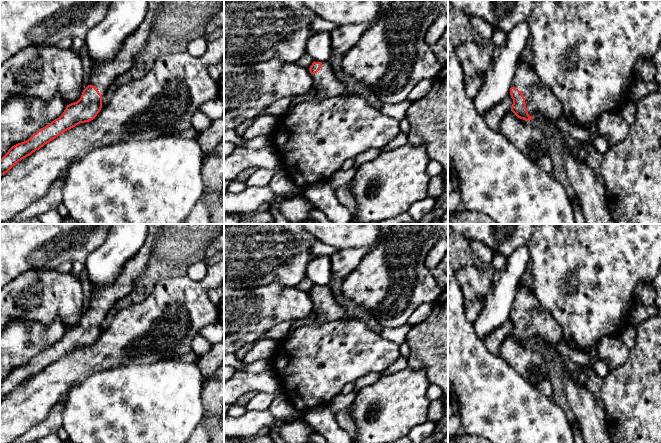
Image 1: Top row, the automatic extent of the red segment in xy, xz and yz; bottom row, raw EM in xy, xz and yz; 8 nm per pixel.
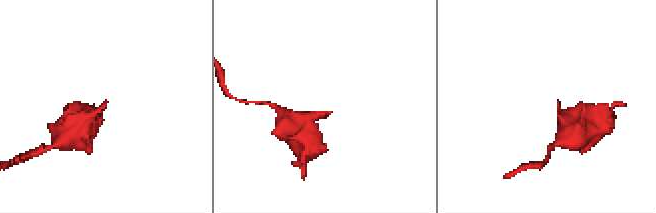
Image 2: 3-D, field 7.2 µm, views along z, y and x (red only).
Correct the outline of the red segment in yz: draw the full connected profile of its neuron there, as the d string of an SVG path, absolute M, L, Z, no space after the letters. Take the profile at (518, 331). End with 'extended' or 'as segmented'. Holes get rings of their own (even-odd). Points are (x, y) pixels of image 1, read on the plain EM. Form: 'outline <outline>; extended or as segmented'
outline M520 284L511 307L513 323L511 335L520 343L531 344L534 336L541 336L555 346L564 339L559 324L540 306L532 289Z; extended

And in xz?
outline M314 285L309 295L318 322L329 322L343 317L345 308L337 301L329 286Z; extended

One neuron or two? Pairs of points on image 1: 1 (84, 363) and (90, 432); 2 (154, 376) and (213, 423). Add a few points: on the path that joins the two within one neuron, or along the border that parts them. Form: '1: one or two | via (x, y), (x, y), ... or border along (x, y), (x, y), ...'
1: two | border along (106, 369), (89, 374), (66, 393)
2: two | border along (200, 393), (204, 416)

